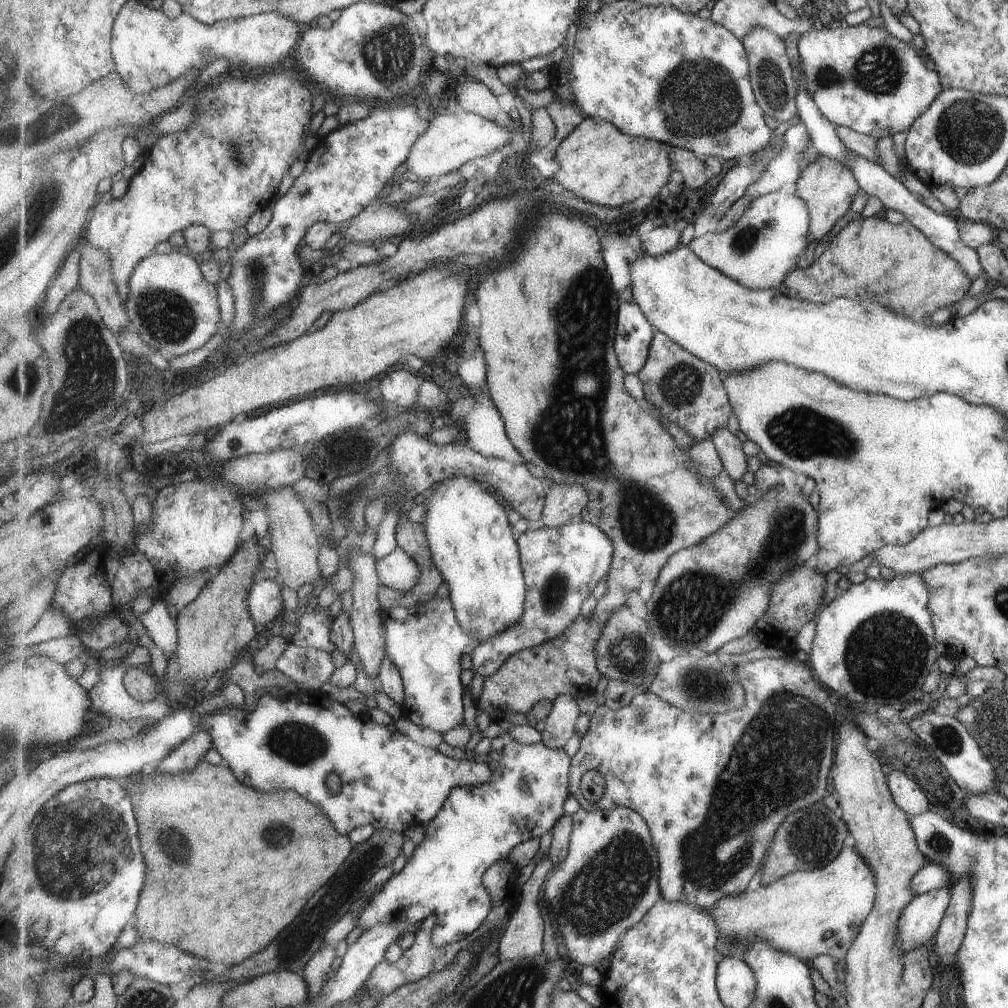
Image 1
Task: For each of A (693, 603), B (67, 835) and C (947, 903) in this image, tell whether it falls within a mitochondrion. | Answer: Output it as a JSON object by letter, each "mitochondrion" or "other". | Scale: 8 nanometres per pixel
{"A":"mitochondrion","B":"mitochondrion","C":"other"}

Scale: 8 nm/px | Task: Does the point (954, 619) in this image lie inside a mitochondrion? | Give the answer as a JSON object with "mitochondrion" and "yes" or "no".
{"mitochondrion":"no"}

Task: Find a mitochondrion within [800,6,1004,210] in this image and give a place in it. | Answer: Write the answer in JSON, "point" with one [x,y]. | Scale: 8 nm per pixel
{"point":[879,71]}

